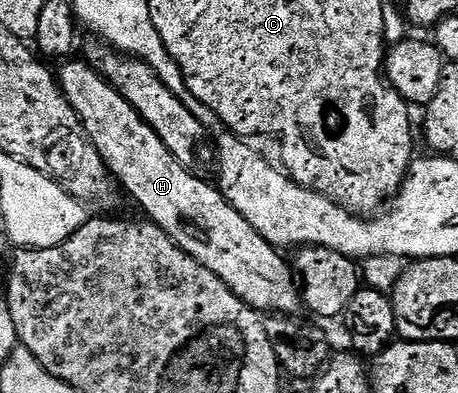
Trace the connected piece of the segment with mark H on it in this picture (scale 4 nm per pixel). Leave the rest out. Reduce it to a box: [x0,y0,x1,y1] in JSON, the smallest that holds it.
[57,59,301,315]

